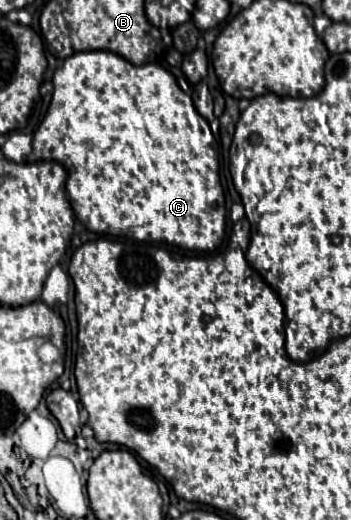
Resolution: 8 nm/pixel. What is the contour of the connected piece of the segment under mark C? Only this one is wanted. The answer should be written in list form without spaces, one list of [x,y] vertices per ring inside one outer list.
[[[107,50],[75,52],[73,56],[65,58],[61,68],[55,70],[53,86],[55,86],[53,98],[51,98],[49,110],[45,114],[45,120],[33,134],[32,152],[28,161],[55,160],[55,162],[63,164],[63,168],[67,168],[67,174],[69,174],[67,194],[69,194],[69,202],[71,202],[73,212],[79,218],[79,222],[83,222],[91,232],[111,234],[111,236],[127,236],[127,238],[137,238],[137,240],[167,242],[167,244],[173,244],[173,246],[179,246],[185,250],[211,252],[221,244],[223,230],[225,230],[225,198],[223,198],[223,188],[219,186],[219,158],[217,158],[217,150],[213,146],[215,134],[209,128],[209,122],[197,112],[191,96],[179,88],[175,76],[169,70],[165,70],[161,64],[155,64],[155,62],[149,62],[143,66],[133,66],[131,62],[127,62],[121,56],[107,52]]]

